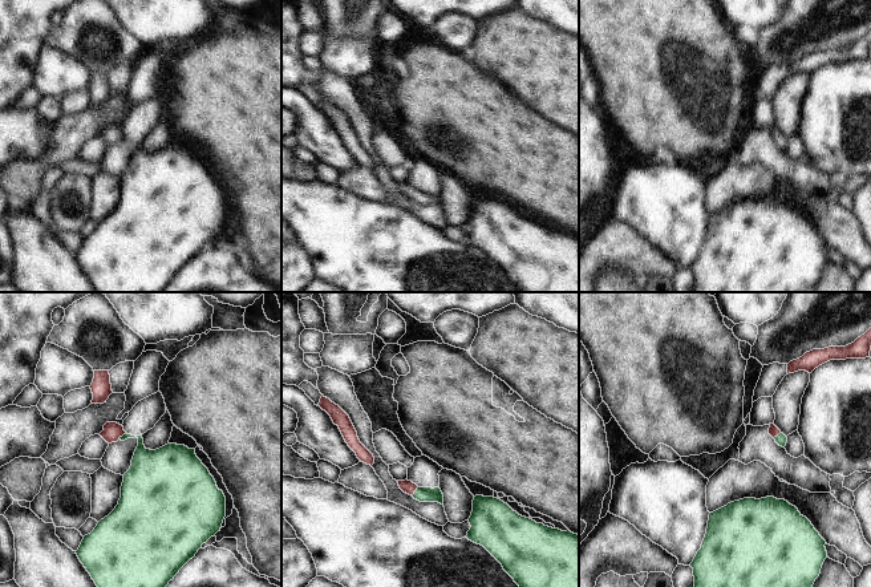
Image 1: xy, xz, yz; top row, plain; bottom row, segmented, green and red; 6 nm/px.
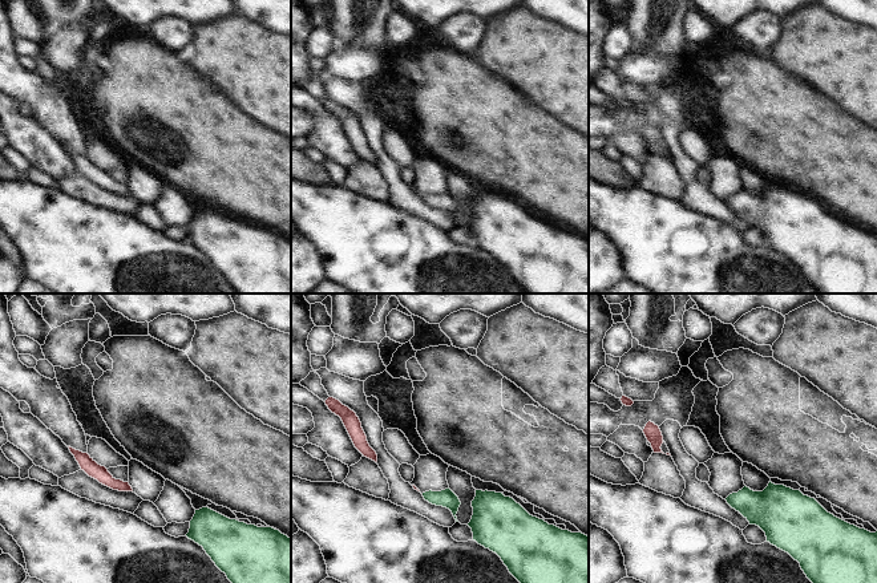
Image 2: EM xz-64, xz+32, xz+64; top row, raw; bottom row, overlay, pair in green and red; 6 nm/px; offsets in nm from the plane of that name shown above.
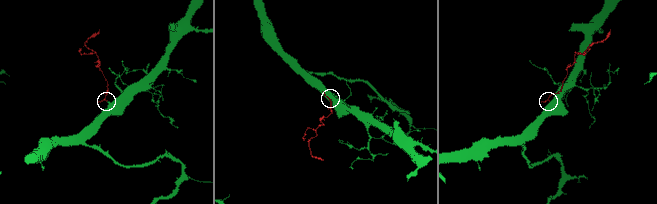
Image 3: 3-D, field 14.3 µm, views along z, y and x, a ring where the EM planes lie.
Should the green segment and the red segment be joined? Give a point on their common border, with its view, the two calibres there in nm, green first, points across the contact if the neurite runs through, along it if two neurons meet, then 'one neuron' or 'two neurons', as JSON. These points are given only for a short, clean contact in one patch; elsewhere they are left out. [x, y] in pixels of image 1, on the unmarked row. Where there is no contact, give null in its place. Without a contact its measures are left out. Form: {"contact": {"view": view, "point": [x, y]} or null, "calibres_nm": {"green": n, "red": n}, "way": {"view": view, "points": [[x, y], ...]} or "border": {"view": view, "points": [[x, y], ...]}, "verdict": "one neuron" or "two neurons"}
{"contact": {"view": "xz", "point": [414, 194]}, "calibres_nm": {"green": 100, "red": 80}, "way": {"view": "xz", "points": [[424, 197], [414, 194], [406, 189]]}, "verdict": "one neuron"}

